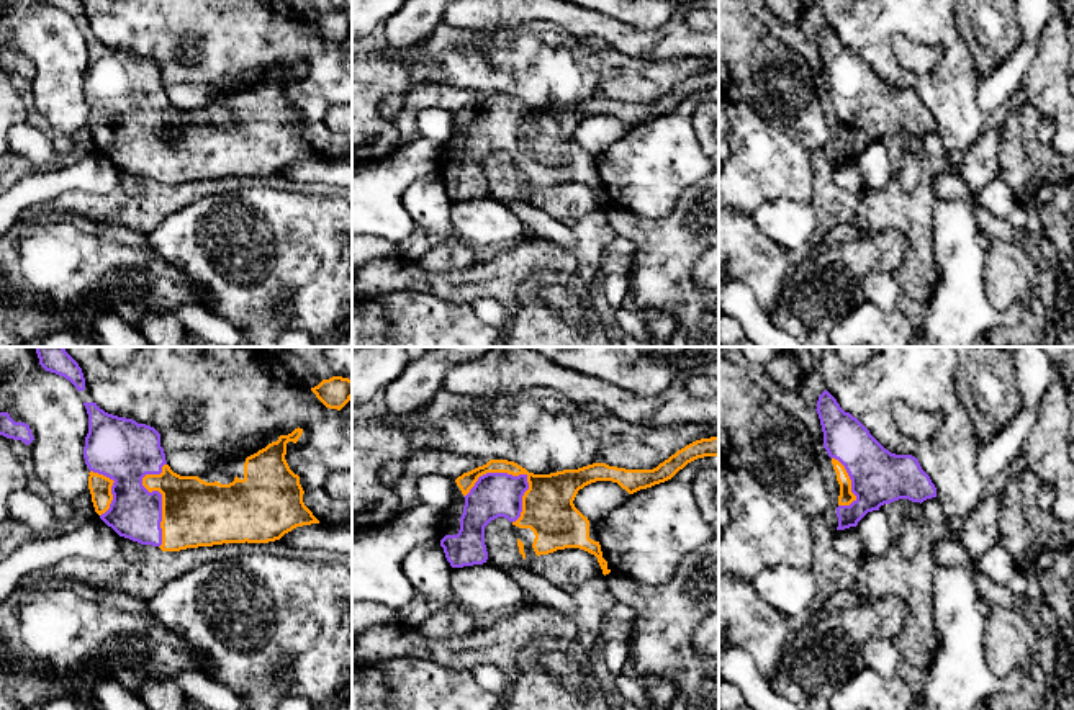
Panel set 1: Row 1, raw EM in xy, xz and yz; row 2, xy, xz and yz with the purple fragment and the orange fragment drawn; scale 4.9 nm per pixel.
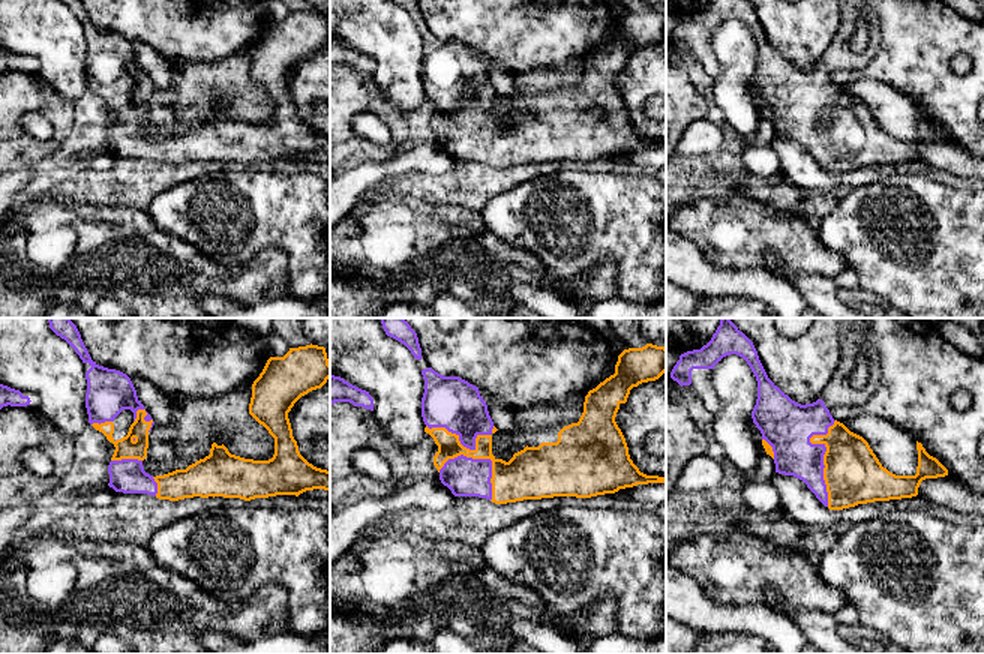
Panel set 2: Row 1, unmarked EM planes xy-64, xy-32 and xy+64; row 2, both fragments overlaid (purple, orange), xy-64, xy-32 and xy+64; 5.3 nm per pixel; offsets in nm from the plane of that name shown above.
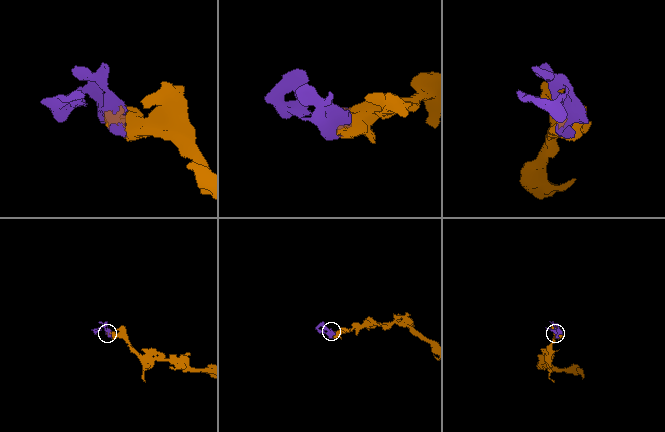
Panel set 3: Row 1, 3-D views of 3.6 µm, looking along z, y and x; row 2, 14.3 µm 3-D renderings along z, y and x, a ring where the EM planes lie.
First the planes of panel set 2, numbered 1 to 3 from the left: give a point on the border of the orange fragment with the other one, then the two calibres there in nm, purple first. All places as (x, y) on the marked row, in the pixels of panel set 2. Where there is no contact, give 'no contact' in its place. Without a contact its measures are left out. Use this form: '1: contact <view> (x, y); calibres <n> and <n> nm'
1: contact xy-64 (144, 419); calibres 240 and 110 nm
2: contact xy-32 (483, 459); calibres 220 and 260 nm
3: contact xy+64 (824, 453); calibres 280 and 320 nm

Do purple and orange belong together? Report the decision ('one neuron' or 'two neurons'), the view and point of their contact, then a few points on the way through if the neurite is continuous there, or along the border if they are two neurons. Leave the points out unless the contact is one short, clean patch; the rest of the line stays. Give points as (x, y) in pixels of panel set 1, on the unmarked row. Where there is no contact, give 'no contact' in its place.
one neuron | xz (493, 107)

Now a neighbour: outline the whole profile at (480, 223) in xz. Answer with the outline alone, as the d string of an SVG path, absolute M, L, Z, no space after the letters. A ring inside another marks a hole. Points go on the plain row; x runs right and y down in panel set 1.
M486 196L452 201L449 216L457 240L475 249L506 247L527 236L526 227L506 204Z

